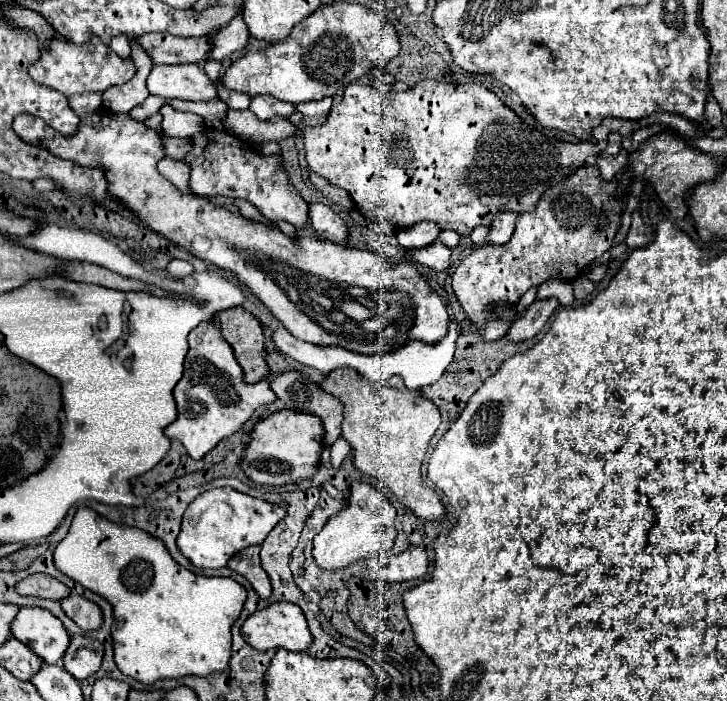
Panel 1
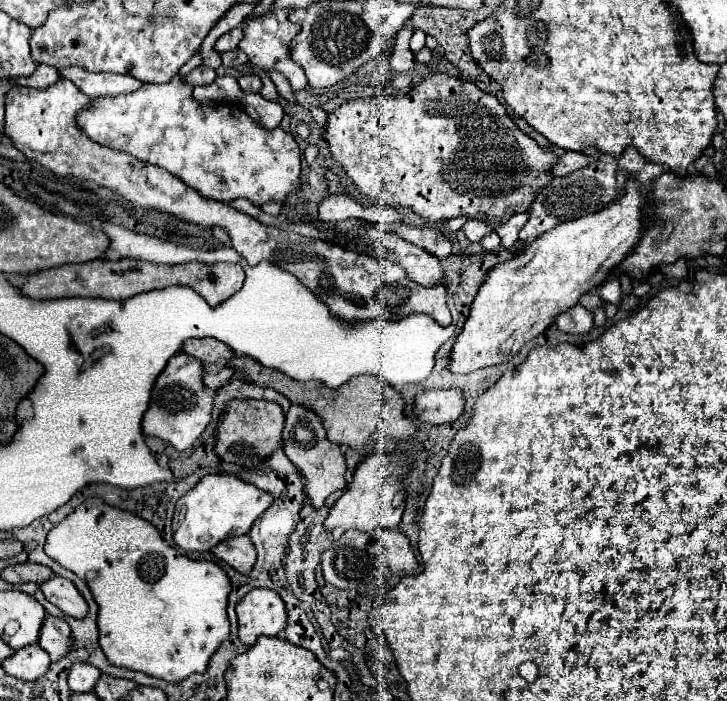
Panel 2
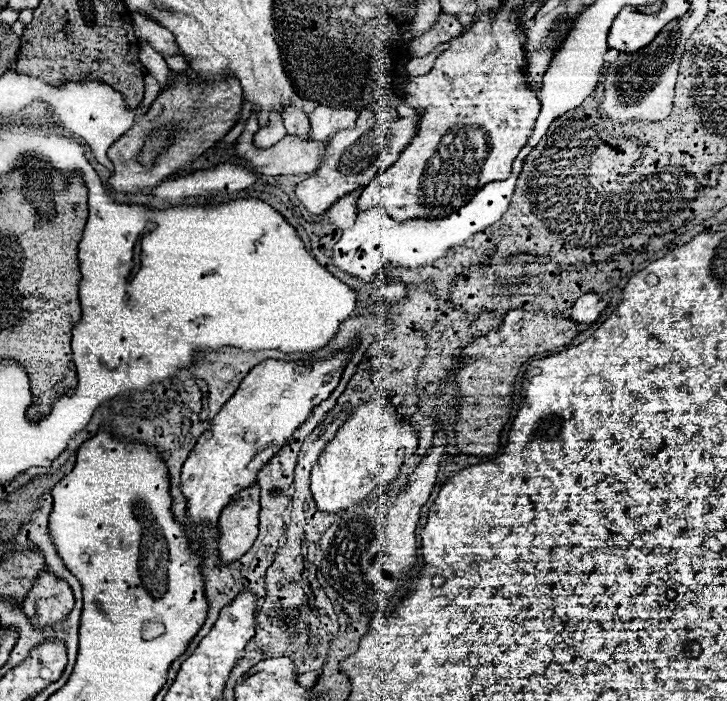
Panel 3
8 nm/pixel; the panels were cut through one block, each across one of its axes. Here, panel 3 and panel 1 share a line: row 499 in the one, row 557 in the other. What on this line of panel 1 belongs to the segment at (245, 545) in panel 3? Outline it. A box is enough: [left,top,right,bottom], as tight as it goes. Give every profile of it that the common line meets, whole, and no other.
[228,546,272,600]

